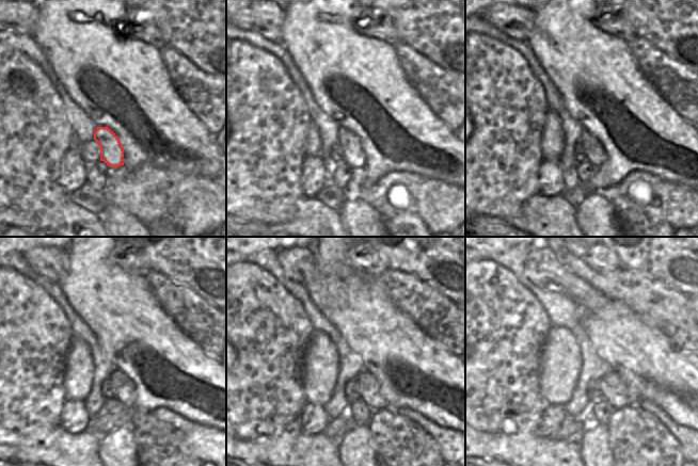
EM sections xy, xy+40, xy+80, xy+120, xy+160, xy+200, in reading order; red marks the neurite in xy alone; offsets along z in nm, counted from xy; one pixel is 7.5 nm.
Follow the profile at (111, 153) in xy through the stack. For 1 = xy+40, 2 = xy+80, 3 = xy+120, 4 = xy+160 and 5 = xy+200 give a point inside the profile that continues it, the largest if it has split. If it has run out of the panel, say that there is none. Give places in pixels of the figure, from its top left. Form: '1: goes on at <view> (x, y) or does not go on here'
1: goes on at xy+40 (352, 154)
2: goes on at xy+80 (593, 151)
3: goes on at xy+120 (124, 390)
4: goes on at xy+160 (368, 389)
5: goes on at xy+200 (614, 390)

